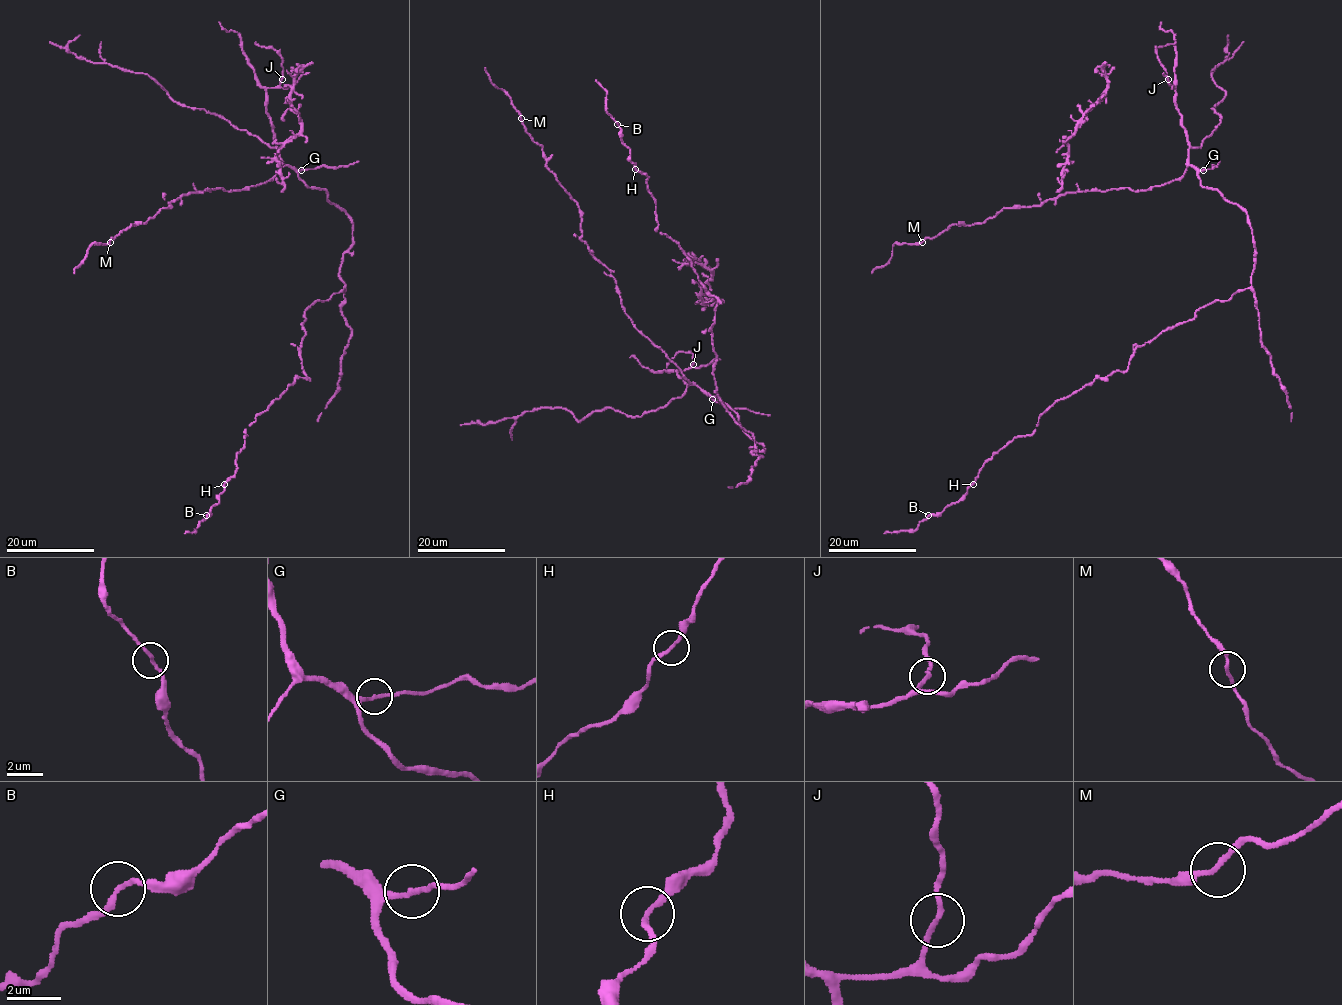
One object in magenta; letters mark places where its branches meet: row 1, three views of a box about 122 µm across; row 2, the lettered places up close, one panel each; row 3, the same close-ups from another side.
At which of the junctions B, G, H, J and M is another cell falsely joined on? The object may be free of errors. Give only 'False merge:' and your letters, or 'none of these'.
False merge: none of these

